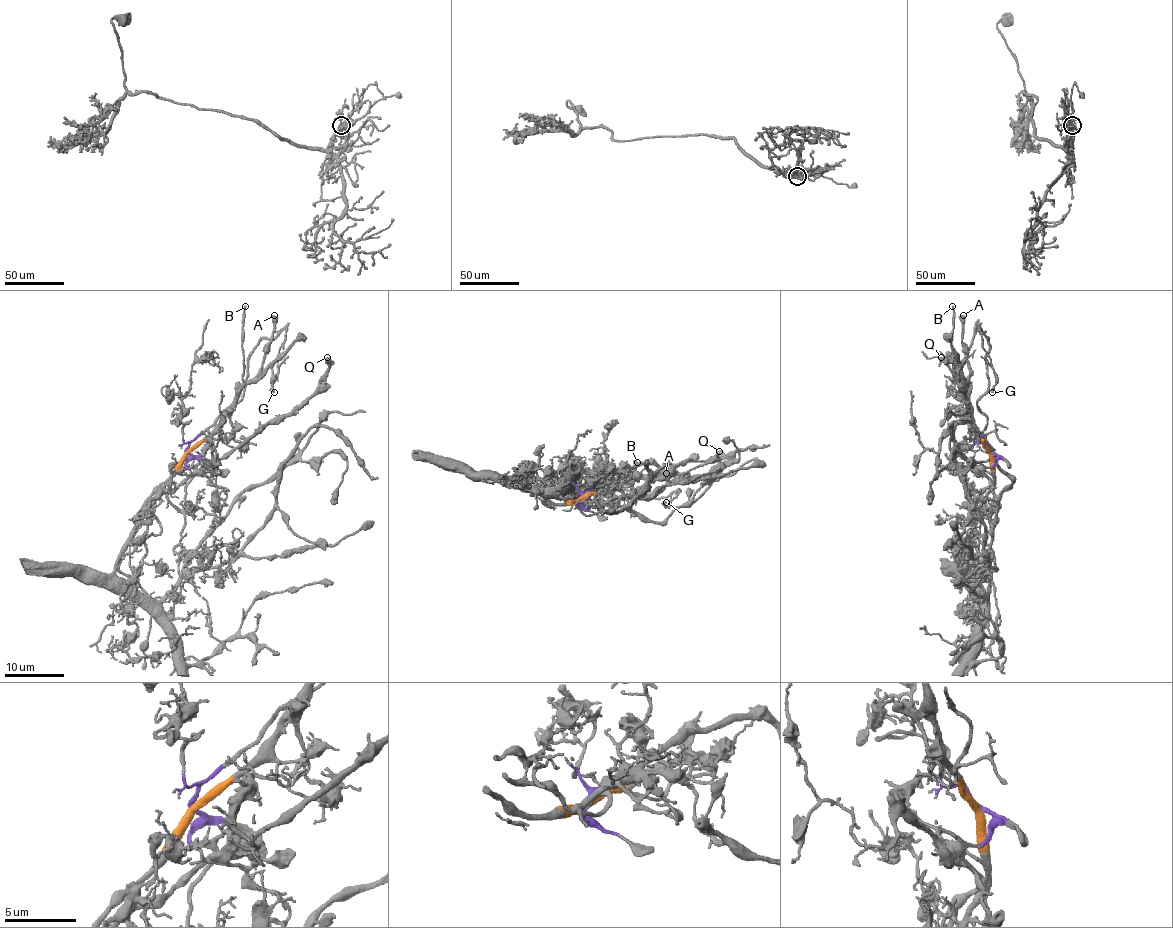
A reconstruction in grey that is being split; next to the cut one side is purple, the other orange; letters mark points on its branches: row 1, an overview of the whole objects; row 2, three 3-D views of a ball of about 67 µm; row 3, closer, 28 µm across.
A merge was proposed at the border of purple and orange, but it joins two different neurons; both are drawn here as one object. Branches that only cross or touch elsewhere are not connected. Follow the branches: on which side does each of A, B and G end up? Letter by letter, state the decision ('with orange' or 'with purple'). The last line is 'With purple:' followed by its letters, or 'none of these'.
A: with orange
B: with orange
G: with purple
With purple: G

